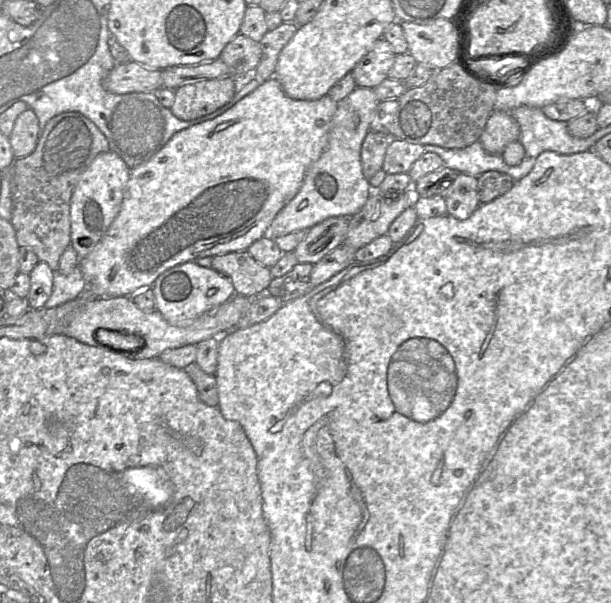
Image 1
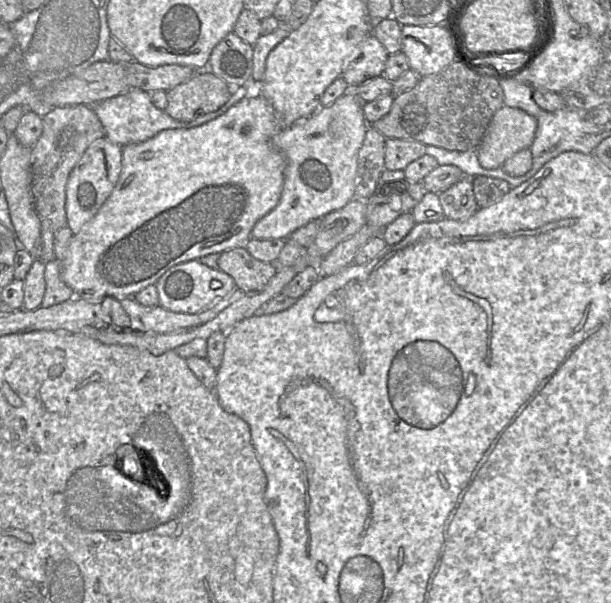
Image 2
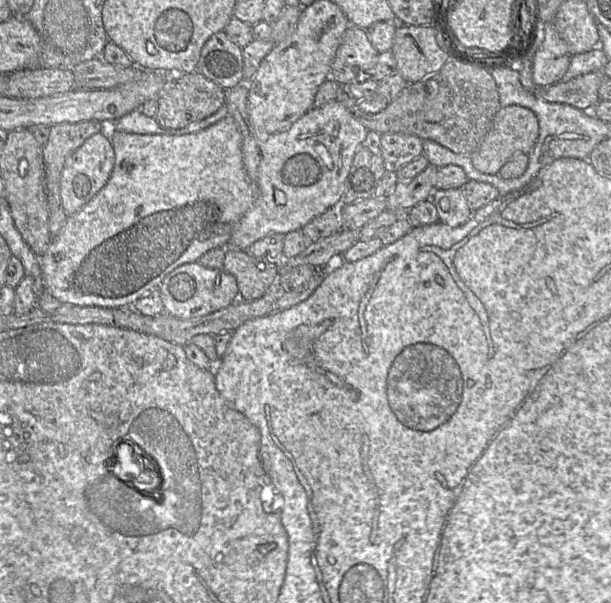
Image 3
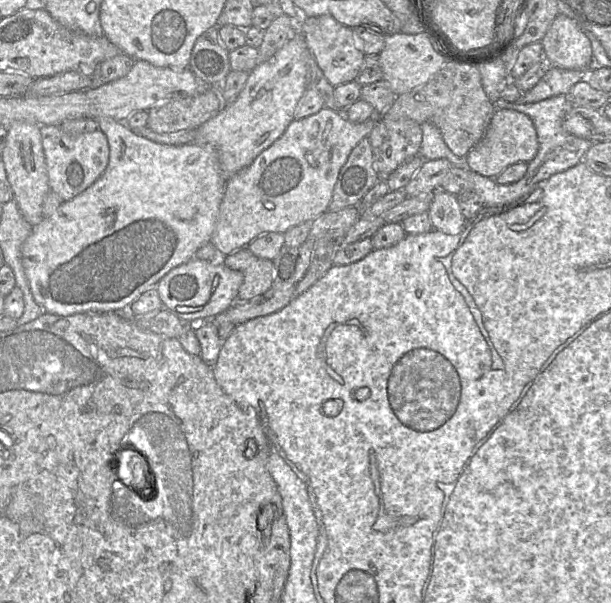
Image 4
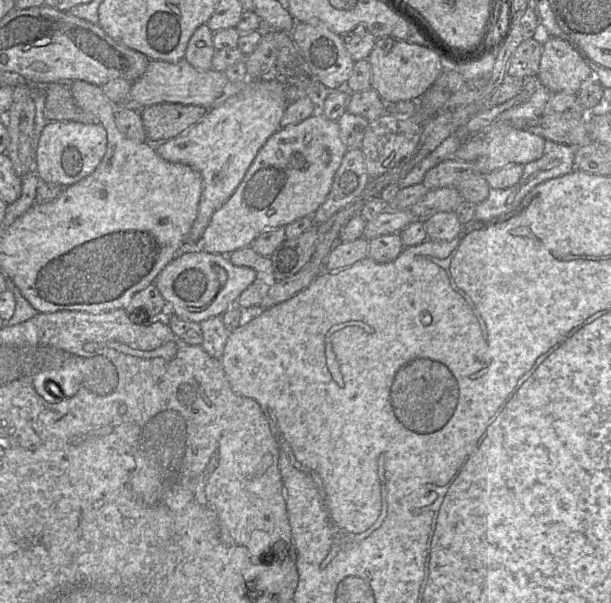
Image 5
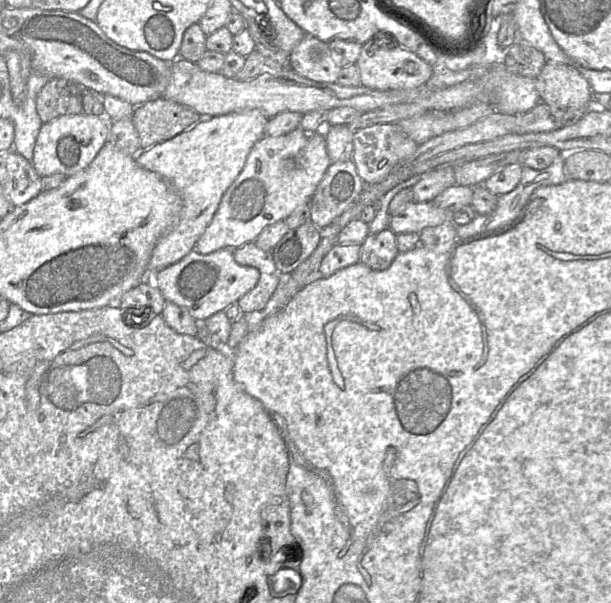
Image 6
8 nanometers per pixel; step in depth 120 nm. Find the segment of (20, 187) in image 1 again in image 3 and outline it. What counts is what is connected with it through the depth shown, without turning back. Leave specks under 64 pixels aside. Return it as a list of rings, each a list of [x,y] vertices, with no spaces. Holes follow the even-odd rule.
[[[98,120],[81,121],[76,123],[60,123],[50,127],[50,135],[43,146],[44,187],[49,213],[62,207],[61,176],[68,157],[77,150],[90,136],[102,132],[104,123]]]

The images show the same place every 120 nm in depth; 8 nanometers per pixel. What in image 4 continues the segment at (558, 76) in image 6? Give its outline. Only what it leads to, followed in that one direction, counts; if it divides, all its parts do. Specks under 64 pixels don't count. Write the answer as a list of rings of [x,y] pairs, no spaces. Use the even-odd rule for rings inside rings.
[[[559,13],[541,40],[551,67],[589,70],[594,67],[591,42],[576,20]]]

